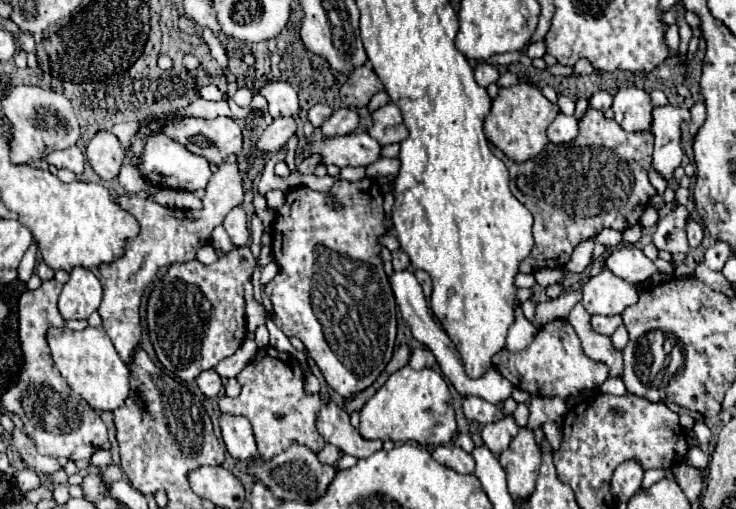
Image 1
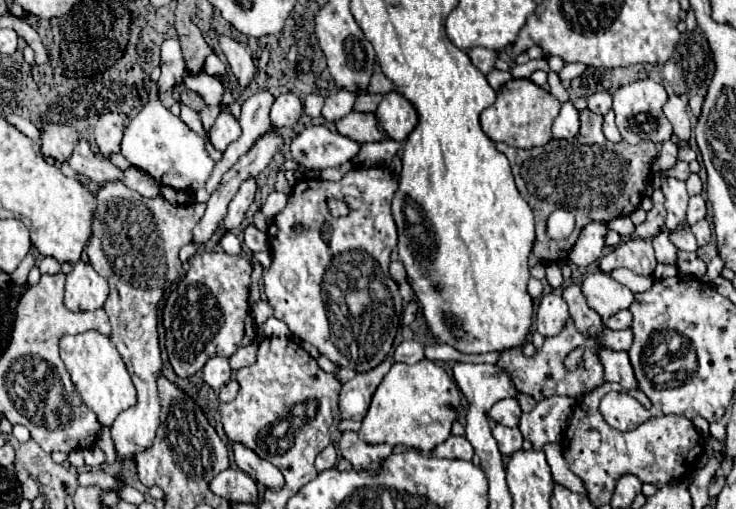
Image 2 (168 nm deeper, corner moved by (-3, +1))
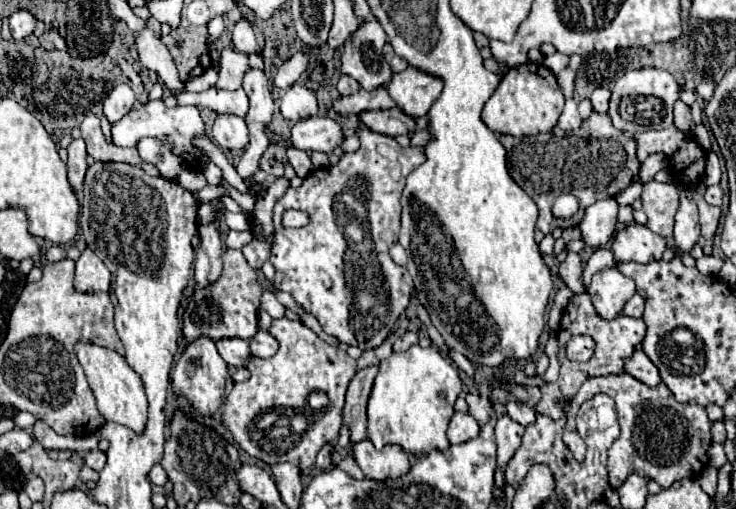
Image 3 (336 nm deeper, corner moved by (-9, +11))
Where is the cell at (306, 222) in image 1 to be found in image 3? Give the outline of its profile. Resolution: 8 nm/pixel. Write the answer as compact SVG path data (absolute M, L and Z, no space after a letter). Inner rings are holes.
M359 127L355 135L361 141L357 153L343 153L339 163L331 165L331 169L315 169L309 177L303 179L301 187L289 187L287 193L277 201L273 211L275 239L271 249L271 263L275 267L275 287L279 291L291 293L299 305L311 311L319 319L325 333L367 351L379 347L385 341L411 299L413 281L405 267L393 263L389 257L389 247L397 243L399 235L399 197L405 187L405 179L425 161L425 149L409 147L405 151L393 137L375 133L367 127ZM287 209L299 209L309 215L309 223L303 227L303 231L283 229L281 217ZM357 231L361 233L361 241L359 237L353 237ZM351 241L361 243L361 247L357 245L357 249L353 249L355 255L347 255Z

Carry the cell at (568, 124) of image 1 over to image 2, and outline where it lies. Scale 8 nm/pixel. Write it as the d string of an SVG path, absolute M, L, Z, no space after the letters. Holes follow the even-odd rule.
M567 101L561 105L561 111L557 115L557 119L553 121L553 137L557 139L569 139L575 137L579 133L579 113L577 109Z

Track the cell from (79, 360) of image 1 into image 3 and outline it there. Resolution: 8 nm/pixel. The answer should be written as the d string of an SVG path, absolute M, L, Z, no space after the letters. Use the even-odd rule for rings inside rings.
M77 345L75 349L79 363L87 375L89 387L97 399L97 409L105 417L105 421L123 425L133 433L141 435L145 431L145 421L147 421L147 395L143 383L139 381L139 375L127 365L125 357L121 357L111 349L97 345Z

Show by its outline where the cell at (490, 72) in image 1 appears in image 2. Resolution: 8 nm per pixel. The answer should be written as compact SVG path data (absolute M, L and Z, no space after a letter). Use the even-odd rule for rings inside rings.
M475 47L469 51L469 57L473 61L473 65L483 73L491 73L495 69L495 61L499 59L497 51L489 51L489 49L483 49L483 47Z

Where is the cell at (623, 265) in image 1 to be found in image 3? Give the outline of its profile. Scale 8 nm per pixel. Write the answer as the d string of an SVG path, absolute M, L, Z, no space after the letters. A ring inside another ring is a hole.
M627 225L611 241L611 251L615 261L635 261L651 263L661 261L665 251L665 239L657 233L651 233L645 225Z

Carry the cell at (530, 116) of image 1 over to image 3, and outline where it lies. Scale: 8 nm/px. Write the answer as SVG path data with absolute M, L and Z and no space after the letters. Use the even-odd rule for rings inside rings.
M525 63L509 69L495 93L483 107L481 119L493 133L509 133L515 137L547 133L557 125L557 119L563 111L563 95L557 85L555 75L541 63Z

